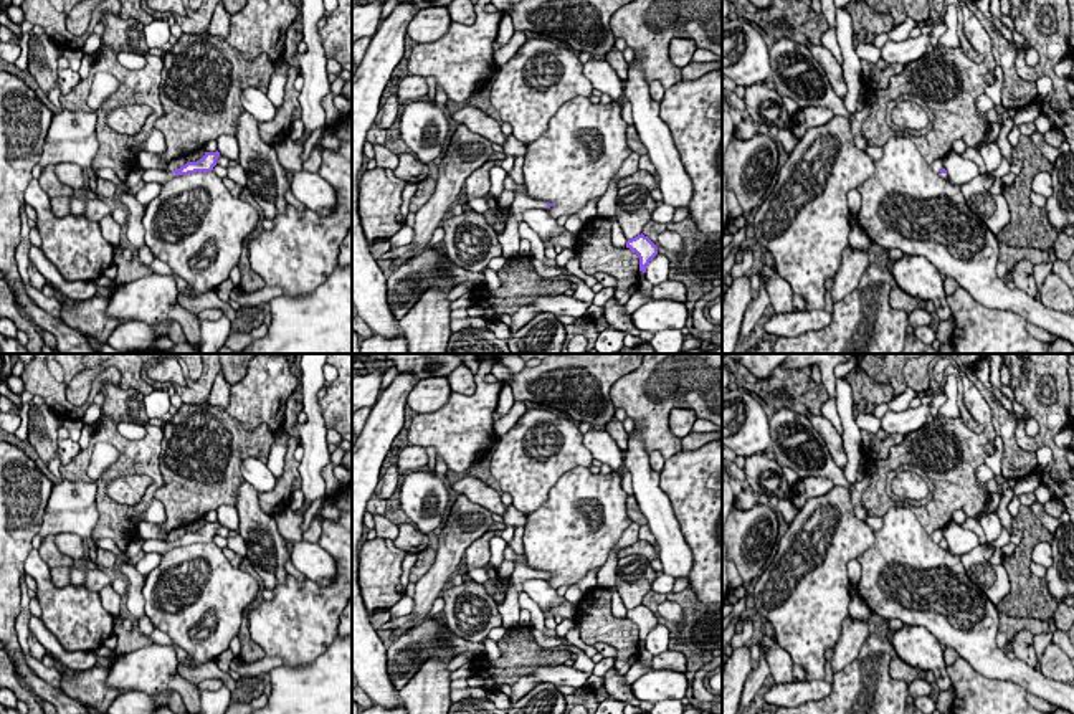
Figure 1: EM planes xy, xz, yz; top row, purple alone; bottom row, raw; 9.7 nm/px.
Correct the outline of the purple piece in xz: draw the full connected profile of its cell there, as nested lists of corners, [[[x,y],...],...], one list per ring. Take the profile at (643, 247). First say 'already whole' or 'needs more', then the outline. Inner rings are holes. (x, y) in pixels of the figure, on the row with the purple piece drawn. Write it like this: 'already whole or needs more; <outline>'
already whole; [[[643,233],[628,240],[626,248],[634,251],[639,258],[639,271],[646,273],[646,266],[658,255],[658,246]]]

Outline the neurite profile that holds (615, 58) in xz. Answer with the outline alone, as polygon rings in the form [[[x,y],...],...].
[[[611,50],[606,53],[605,61],[615,69],[618,78],[625,83],[628,78],[628,63],[623,58],[623,51]]]

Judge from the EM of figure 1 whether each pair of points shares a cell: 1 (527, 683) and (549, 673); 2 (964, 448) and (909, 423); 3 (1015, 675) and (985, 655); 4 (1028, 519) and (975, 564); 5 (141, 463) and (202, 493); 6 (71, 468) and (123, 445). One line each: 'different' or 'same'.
1: same
2: different
3: same
4: different
5: different
6: same

